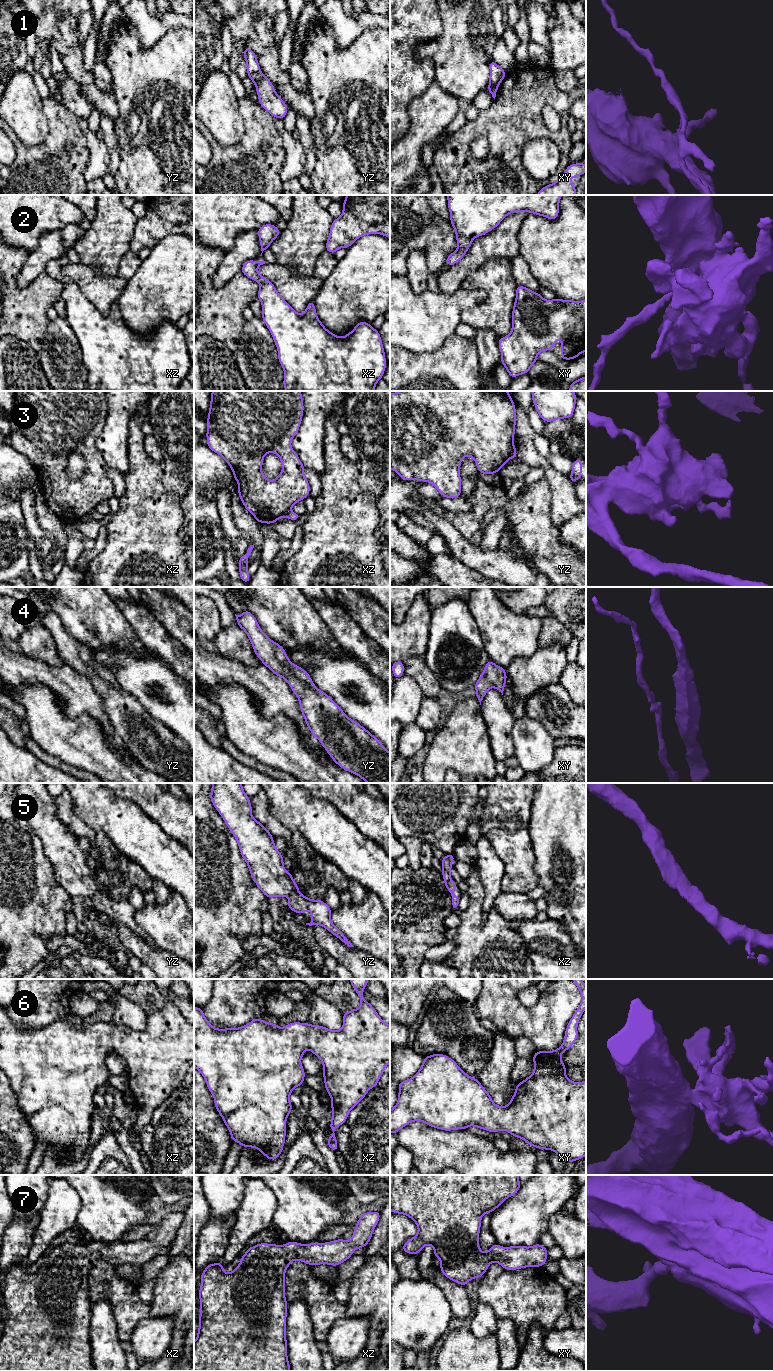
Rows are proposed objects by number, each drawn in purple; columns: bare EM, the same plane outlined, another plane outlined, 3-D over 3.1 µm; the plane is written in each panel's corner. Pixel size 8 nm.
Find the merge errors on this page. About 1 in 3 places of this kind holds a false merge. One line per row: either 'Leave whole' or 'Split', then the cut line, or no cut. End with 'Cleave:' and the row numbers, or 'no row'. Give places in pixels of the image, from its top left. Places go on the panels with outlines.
1: Leave whole. No split
2: Leave whole. No split
3: Leave whole. No split
4: Leave whole. No split
5: Leave whole. No split
6: Leave whole. No split
7: Leave whole. No split
Cleave: no row

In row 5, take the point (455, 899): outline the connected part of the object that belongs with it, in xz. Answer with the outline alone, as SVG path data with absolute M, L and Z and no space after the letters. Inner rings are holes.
M446 854L446 856L441 859L443 871L440 872L441 875L444 877L444 884L445 887L448 889L451 899L452 899L452 909L457 910L459 906L459 899L460 896L456 896L453 894L455 888L457 887L457 884L451 879L451 869L452 869L452 862L455 859L454 854Z

